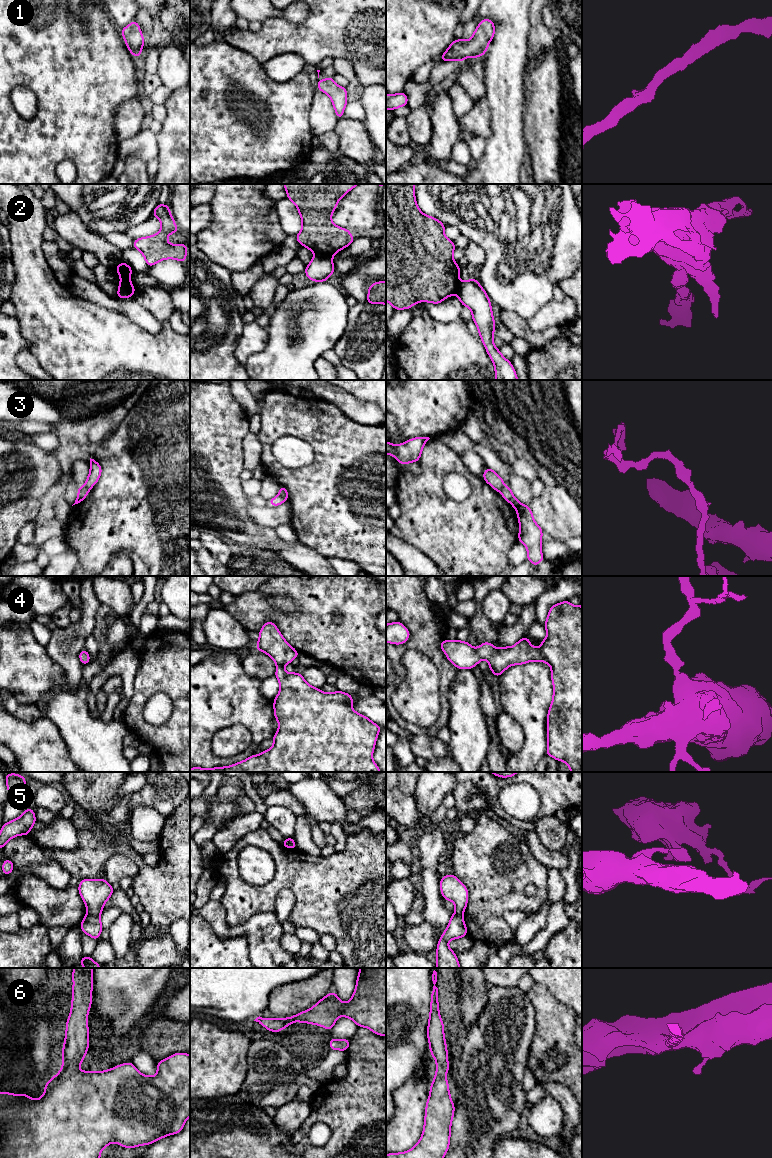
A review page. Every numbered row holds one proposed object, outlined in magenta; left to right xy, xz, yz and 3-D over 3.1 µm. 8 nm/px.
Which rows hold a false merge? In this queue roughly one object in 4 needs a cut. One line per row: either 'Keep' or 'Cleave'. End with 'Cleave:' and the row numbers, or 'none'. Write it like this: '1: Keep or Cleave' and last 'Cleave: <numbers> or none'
1: Keep
2: Cleave
3: Cleave
4: Keep
5: Cleave
6: Keep
Cleave: 2, 3, 5

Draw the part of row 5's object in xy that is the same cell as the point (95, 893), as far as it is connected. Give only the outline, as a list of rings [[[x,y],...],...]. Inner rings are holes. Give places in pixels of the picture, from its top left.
[[[104,878],[102,879],[82,879],[78,887],[79,894],[83,899],[87,914],[100,916],[103,905],[113,894],[112,885]]]

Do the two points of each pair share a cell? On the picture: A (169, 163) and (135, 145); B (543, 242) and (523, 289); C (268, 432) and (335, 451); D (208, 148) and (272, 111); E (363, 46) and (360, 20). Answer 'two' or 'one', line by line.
A: two
B: one
C: one
D: one
E: one

